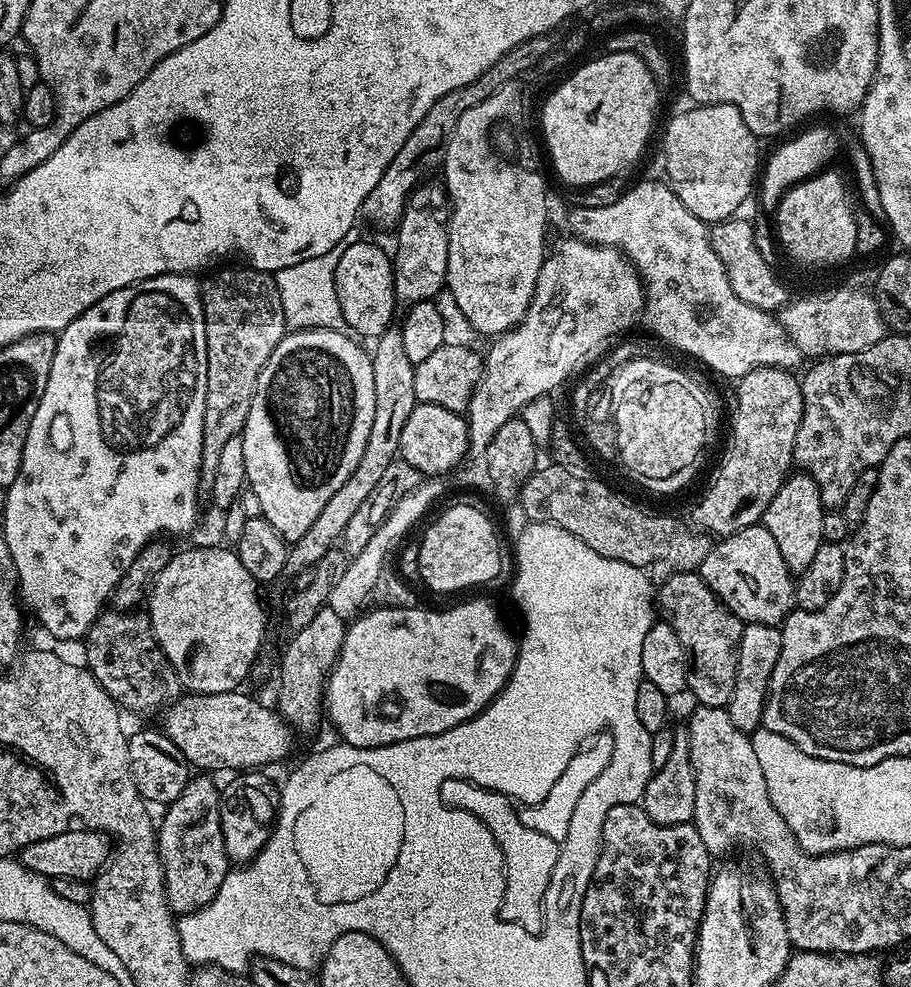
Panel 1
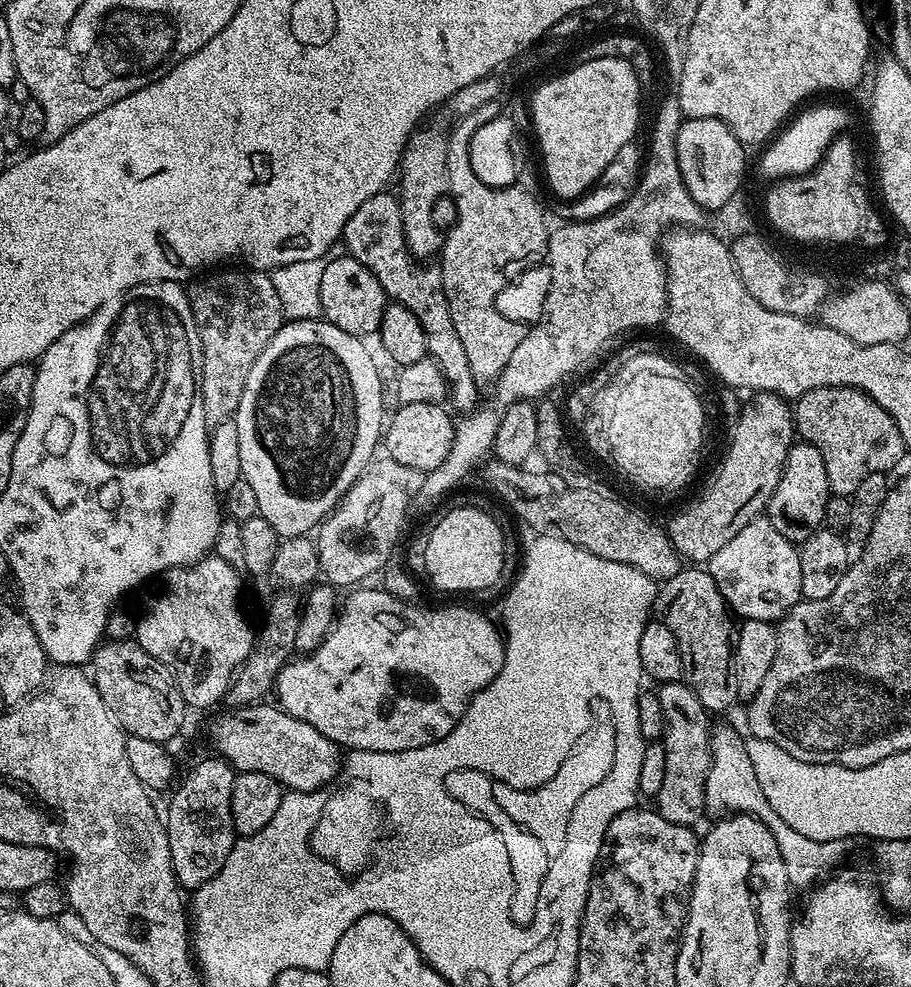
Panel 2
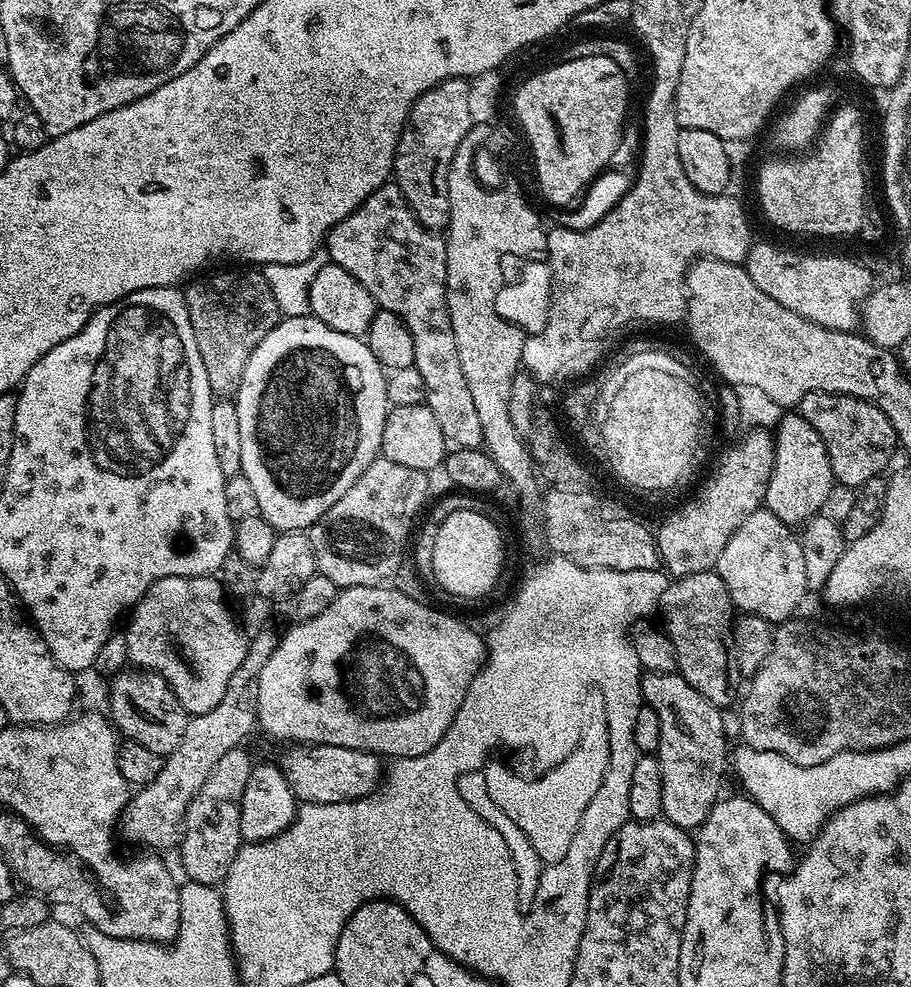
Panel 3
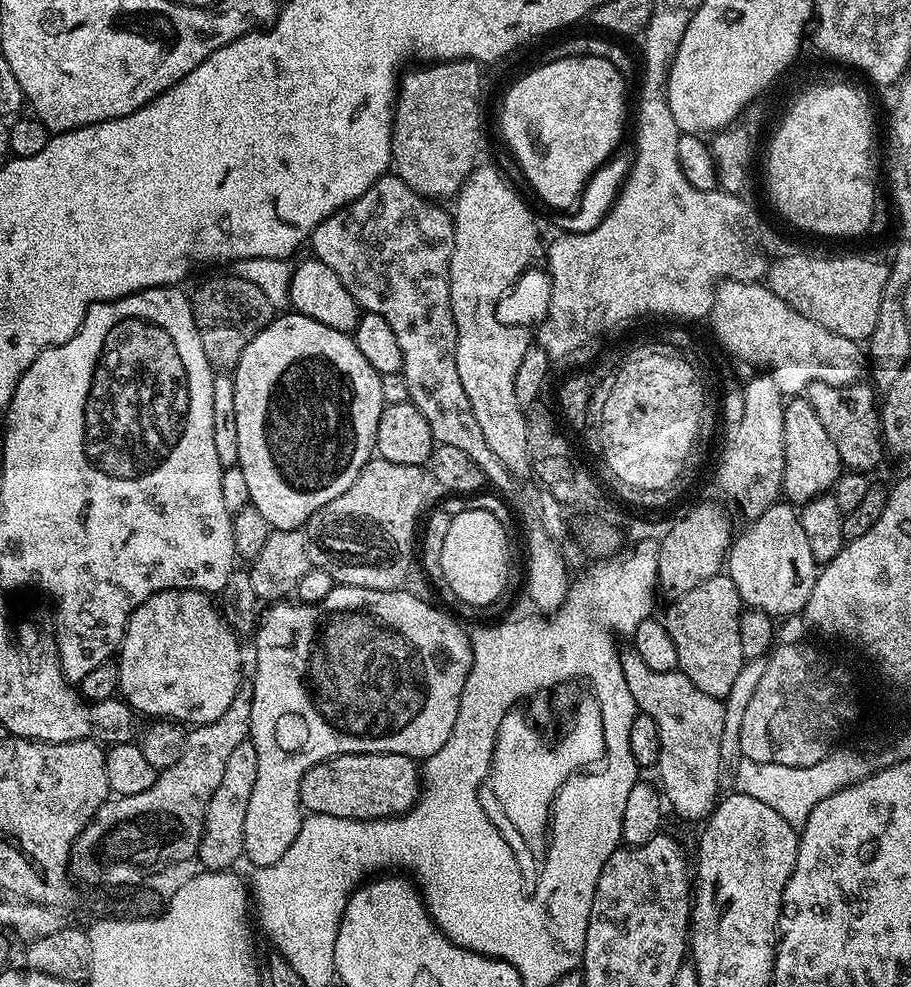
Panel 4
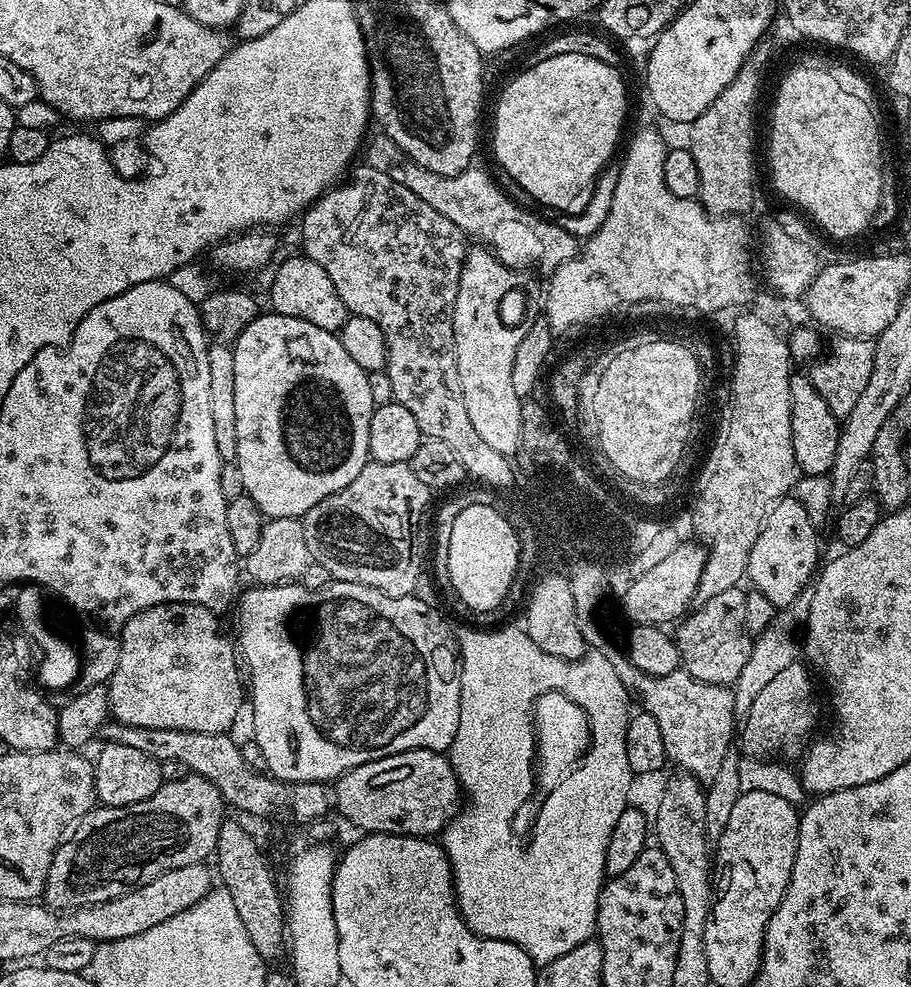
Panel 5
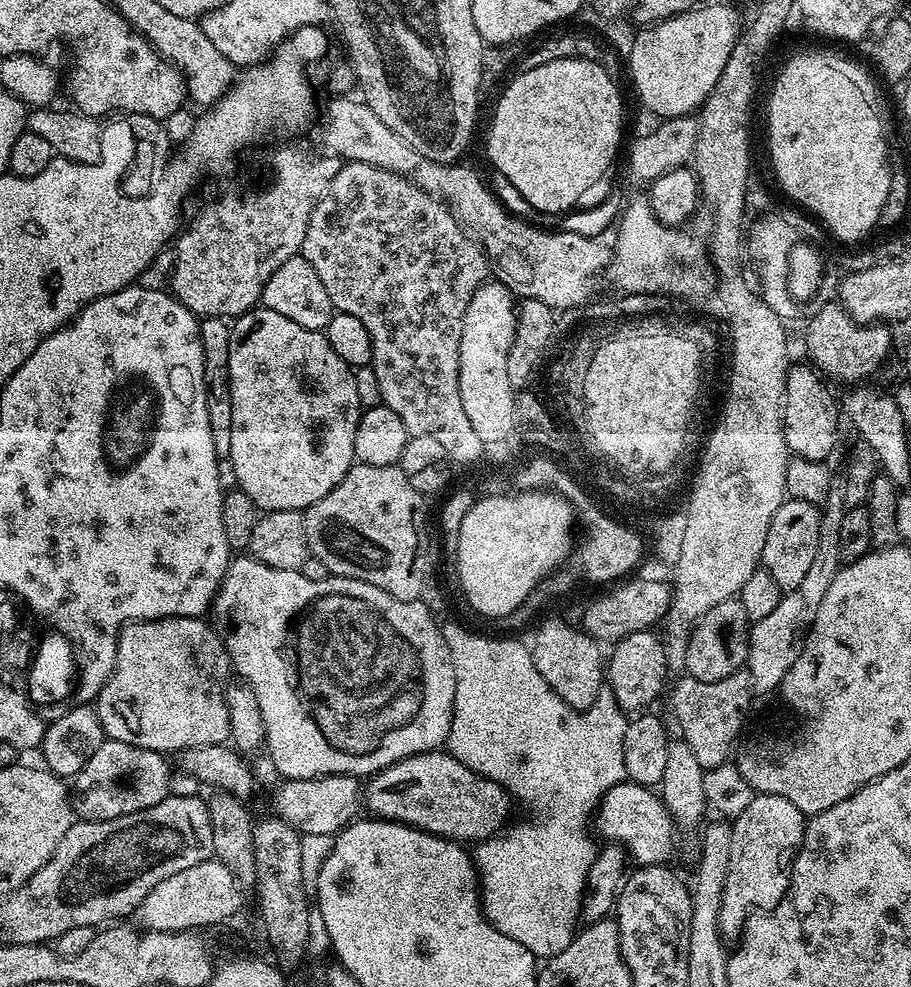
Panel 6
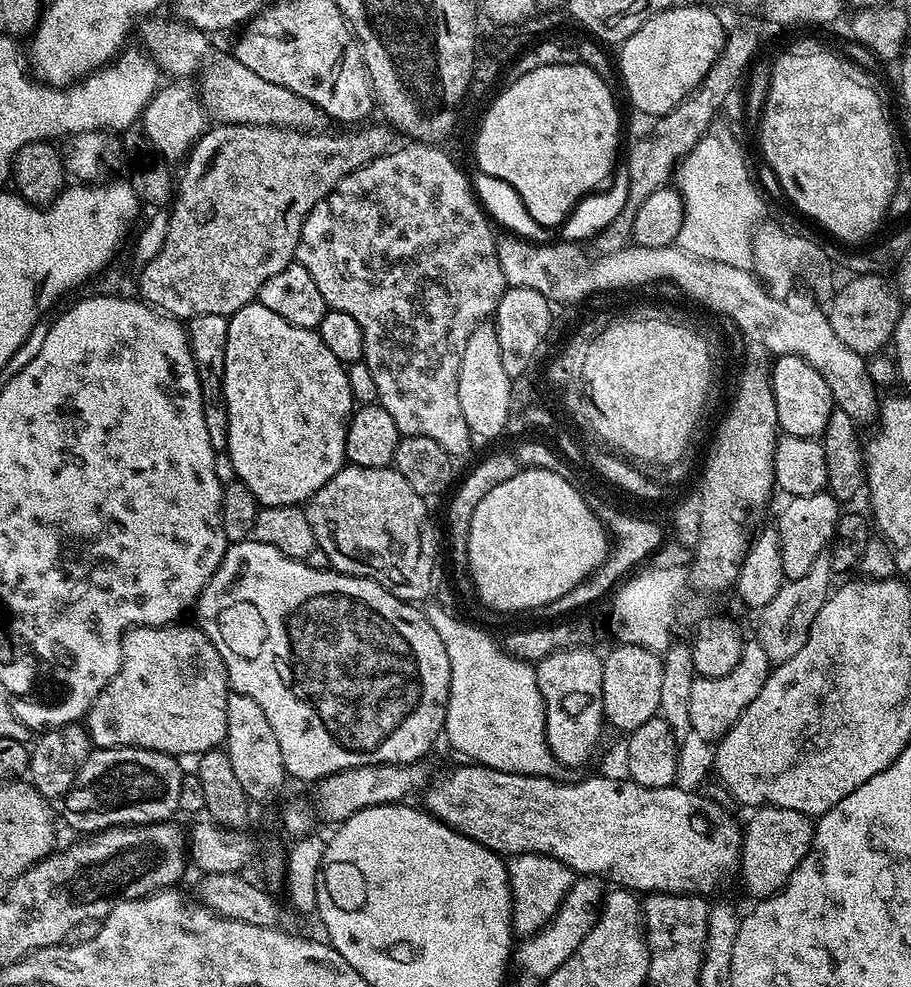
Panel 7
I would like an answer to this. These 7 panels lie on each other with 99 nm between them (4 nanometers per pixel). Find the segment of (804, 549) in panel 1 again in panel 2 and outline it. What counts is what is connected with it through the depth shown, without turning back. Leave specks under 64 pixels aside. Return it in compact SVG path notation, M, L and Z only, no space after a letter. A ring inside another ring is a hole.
M793 443L792 449L782 470L782 478L774 490L766 509L766 518L782 534L782 538L793 542L803 542L812 537L814 532L821 531L824 524L824 507L830 497L826 464L812 444Z

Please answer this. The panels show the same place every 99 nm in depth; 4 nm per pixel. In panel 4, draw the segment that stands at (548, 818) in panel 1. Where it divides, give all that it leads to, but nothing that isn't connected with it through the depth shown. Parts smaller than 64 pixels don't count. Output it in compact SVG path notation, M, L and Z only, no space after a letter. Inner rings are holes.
M584 700L584 704L576 708L576 716L572 716L572 724L568 724L568 732L564 732L561 738L546 739L536 732L528 732L528 738L525 738L520 716L508 716L508 720L504 720L504 728L500 728L500 736L492 751L492 769L486 780L494 794L498 794L498 803L506 818L510 818L510 823L518 829L518 834L522 834L526 846L530 846L532 857L540 860L547 855L548 818L552 815L555 798L562 785L572 778L573 772L584 766L597 765L604 752L602 714L596 700Z

